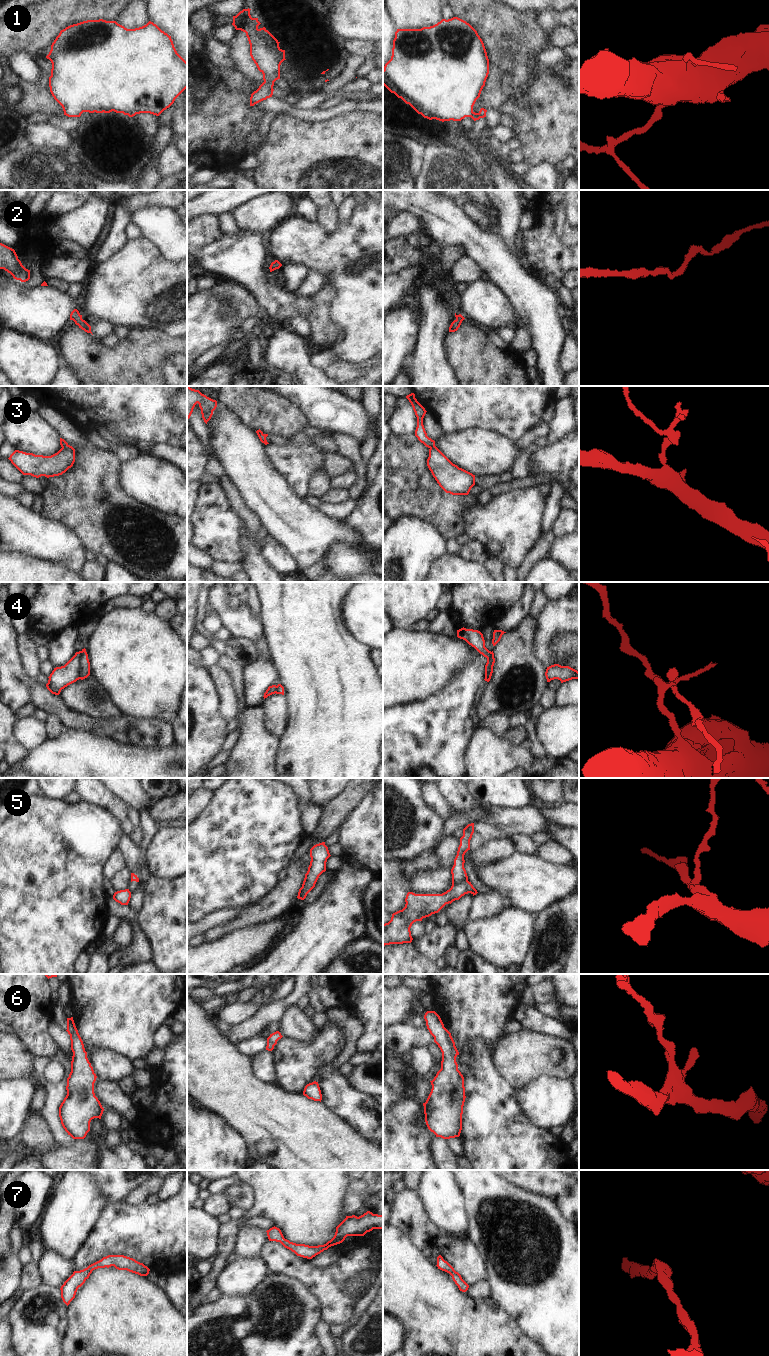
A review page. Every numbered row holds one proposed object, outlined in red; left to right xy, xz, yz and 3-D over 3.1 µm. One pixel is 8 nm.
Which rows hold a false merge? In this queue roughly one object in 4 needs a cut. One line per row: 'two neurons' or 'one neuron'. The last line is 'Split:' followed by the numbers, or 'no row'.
1: one neuron
2: one neuron
3: one neuron
4: two neurons
5: two neurons
6: one neuron
7: one neuron
Split: 4, 5

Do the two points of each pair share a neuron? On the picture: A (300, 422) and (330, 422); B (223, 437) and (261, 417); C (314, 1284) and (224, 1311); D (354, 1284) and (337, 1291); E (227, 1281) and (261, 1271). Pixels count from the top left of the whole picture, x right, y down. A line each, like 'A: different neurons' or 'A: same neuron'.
A: different neurons
B: different neurons
C: different neurons
D: different neurons
E: same neuron

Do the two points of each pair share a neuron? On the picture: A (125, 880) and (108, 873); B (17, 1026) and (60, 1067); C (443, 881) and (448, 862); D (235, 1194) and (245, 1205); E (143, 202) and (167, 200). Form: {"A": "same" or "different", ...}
{"A": "different", "B": "different", "C": "different", "D": "same", "E": "same"}

